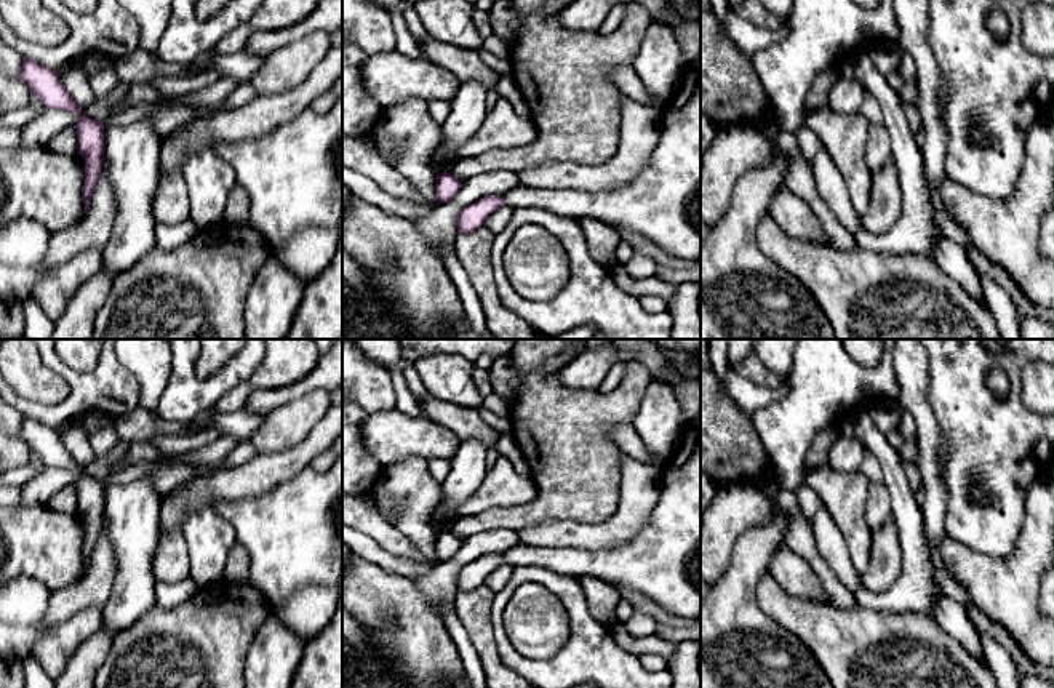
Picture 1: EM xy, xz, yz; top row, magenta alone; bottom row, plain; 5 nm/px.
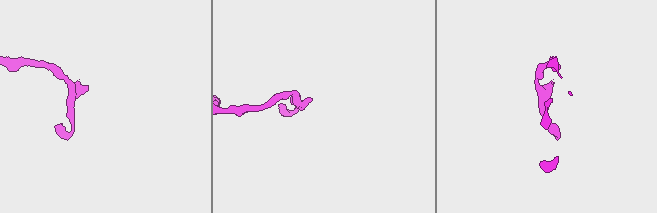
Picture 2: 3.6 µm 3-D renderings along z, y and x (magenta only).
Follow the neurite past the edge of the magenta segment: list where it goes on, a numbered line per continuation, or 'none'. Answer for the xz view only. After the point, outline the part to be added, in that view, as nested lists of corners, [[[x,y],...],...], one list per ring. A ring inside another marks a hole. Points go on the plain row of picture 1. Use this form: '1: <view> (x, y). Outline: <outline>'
1: xz (662, 562). Outline: [[[701,416],[685,424],[680,445],[662,469],[659,501],[635,538],[598,550],[518,544],[504,554],[504,563],[597,578],[640,592],[670,614],[699,619]]]

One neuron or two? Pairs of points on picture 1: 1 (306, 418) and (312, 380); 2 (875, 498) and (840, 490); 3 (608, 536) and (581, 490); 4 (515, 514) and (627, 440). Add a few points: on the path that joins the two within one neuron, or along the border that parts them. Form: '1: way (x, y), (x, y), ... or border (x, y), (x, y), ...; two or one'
1: border (325, 389), (315, 389), (275, 407); two
2: border (870, 484), (867, 525), (872, 532); two
3: border (621, 490), (621, 503), (608, 519), (563, 520); two
4: border (630, 424), (610, 432), (622, 453); two

